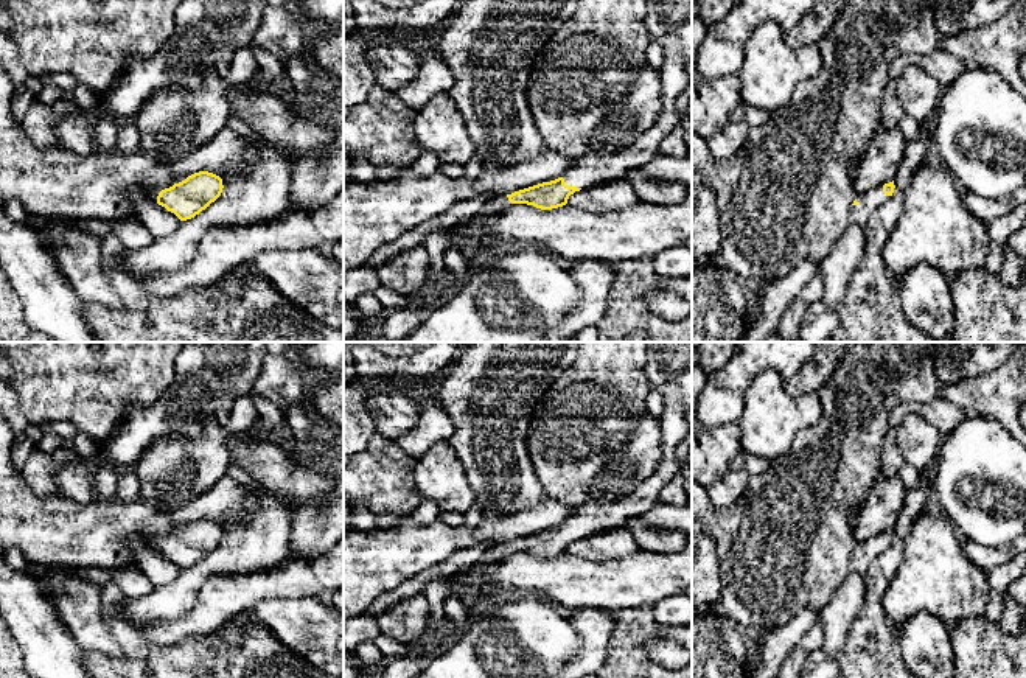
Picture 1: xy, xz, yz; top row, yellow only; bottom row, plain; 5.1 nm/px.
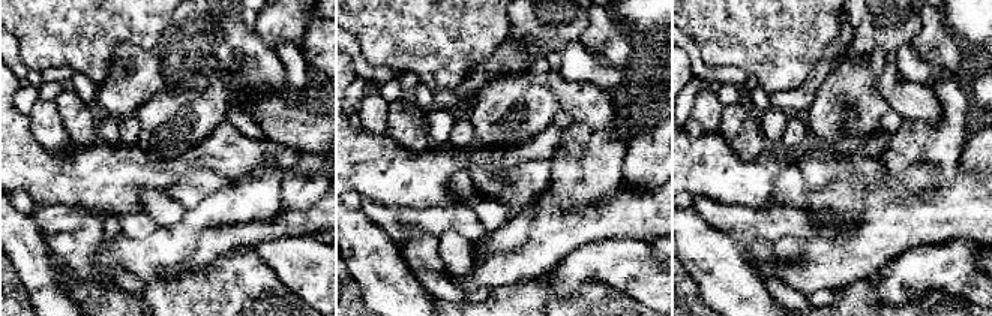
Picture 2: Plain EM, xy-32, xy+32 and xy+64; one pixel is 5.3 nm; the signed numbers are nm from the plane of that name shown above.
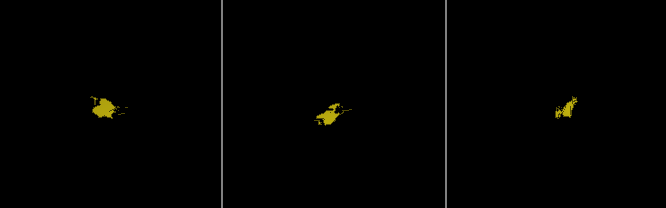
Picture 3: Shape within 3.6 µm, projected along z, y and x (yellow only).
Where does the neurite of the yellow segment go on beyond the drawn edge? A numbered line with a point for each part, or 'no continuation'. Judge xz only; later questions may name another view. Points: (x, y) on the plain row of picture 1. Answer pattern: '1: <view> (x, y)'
1: xz (669, 364)
2: xz (498, 552)

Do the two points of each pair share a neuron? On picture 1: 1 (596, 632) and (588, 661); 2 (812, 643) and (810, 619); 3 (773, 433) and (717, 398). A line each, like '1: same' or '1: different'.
1: same
2: different
3: different

